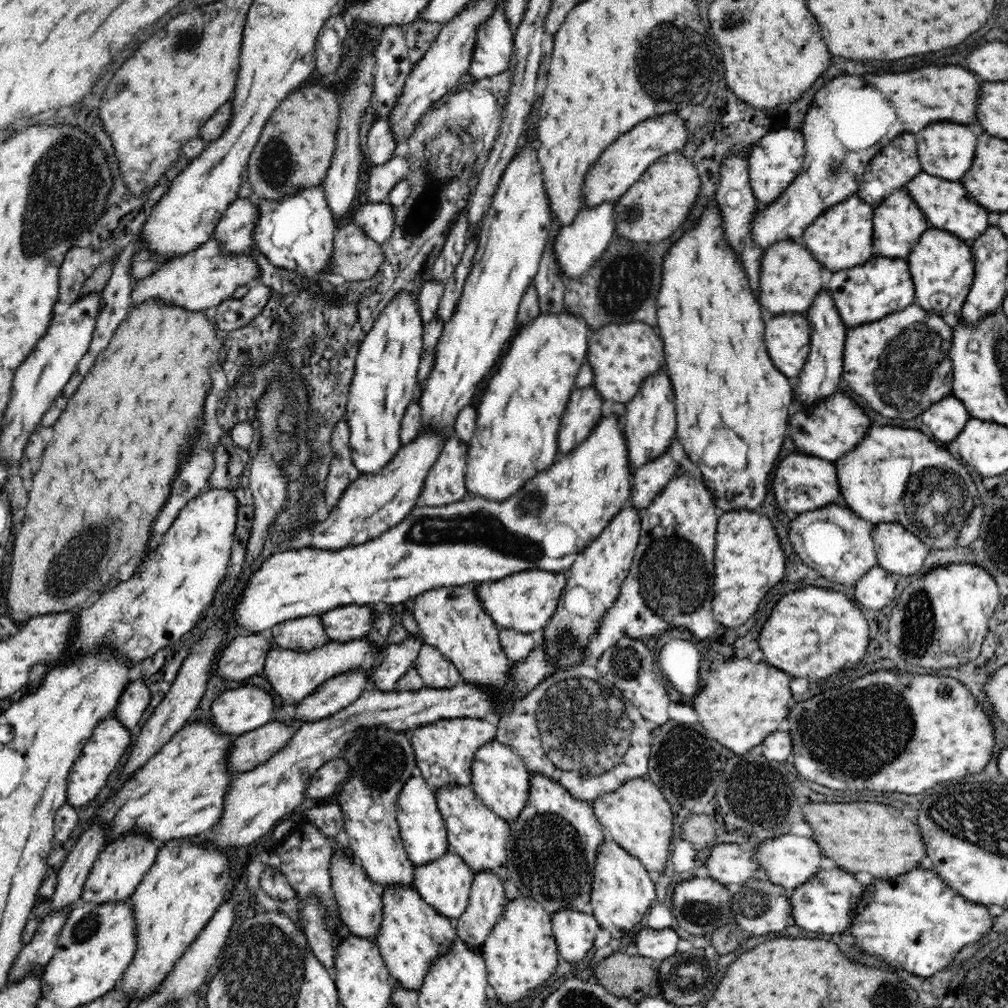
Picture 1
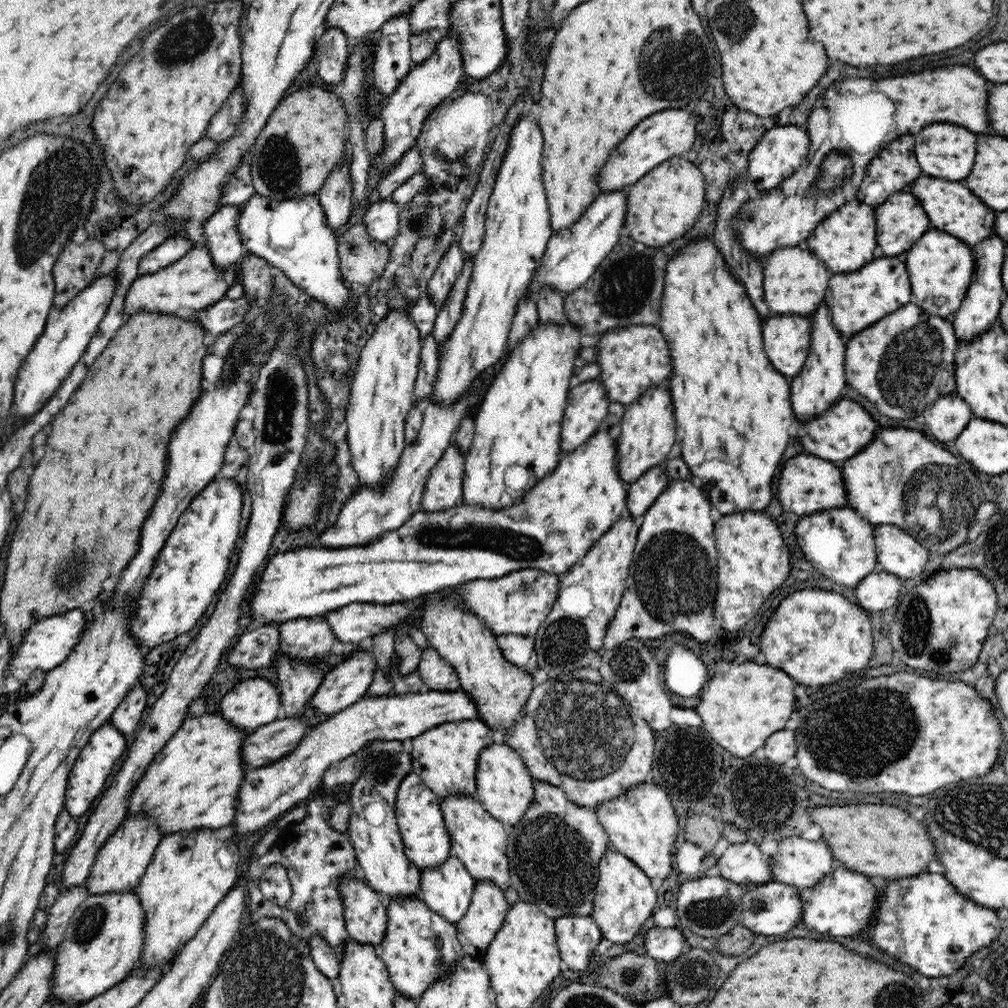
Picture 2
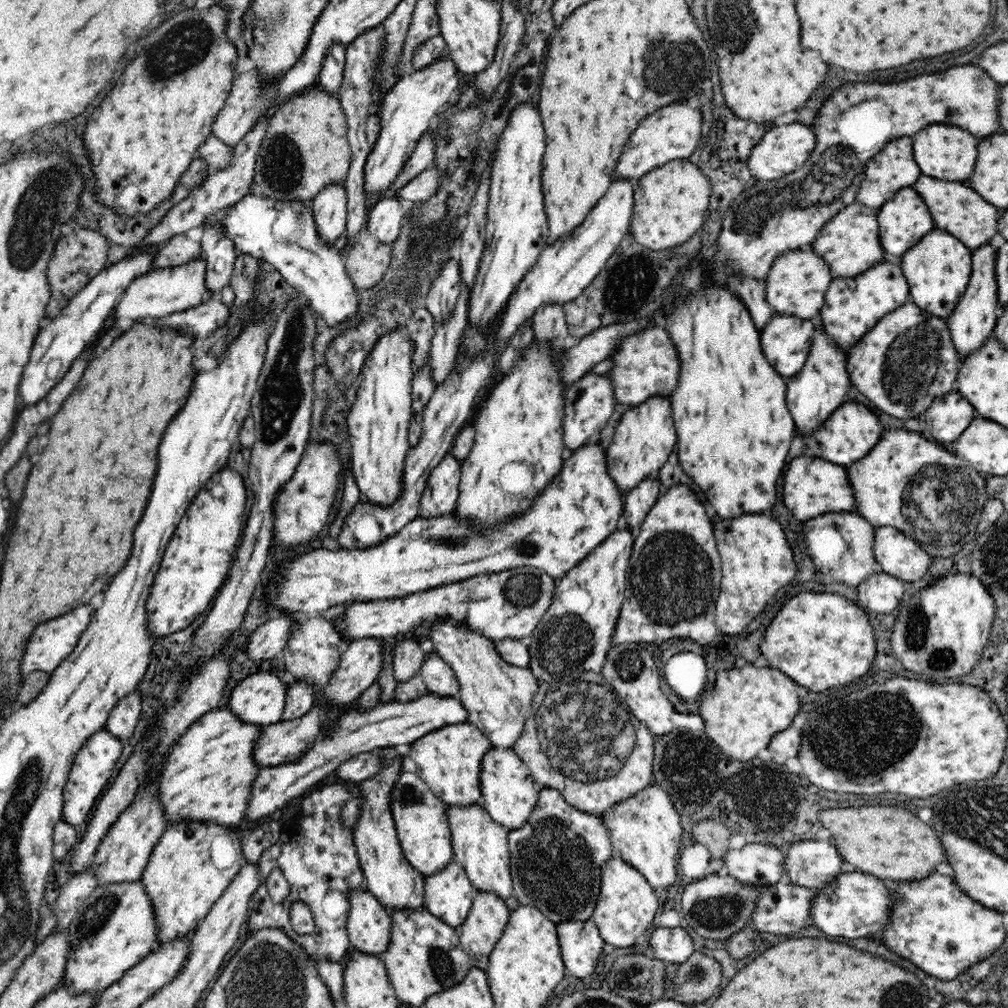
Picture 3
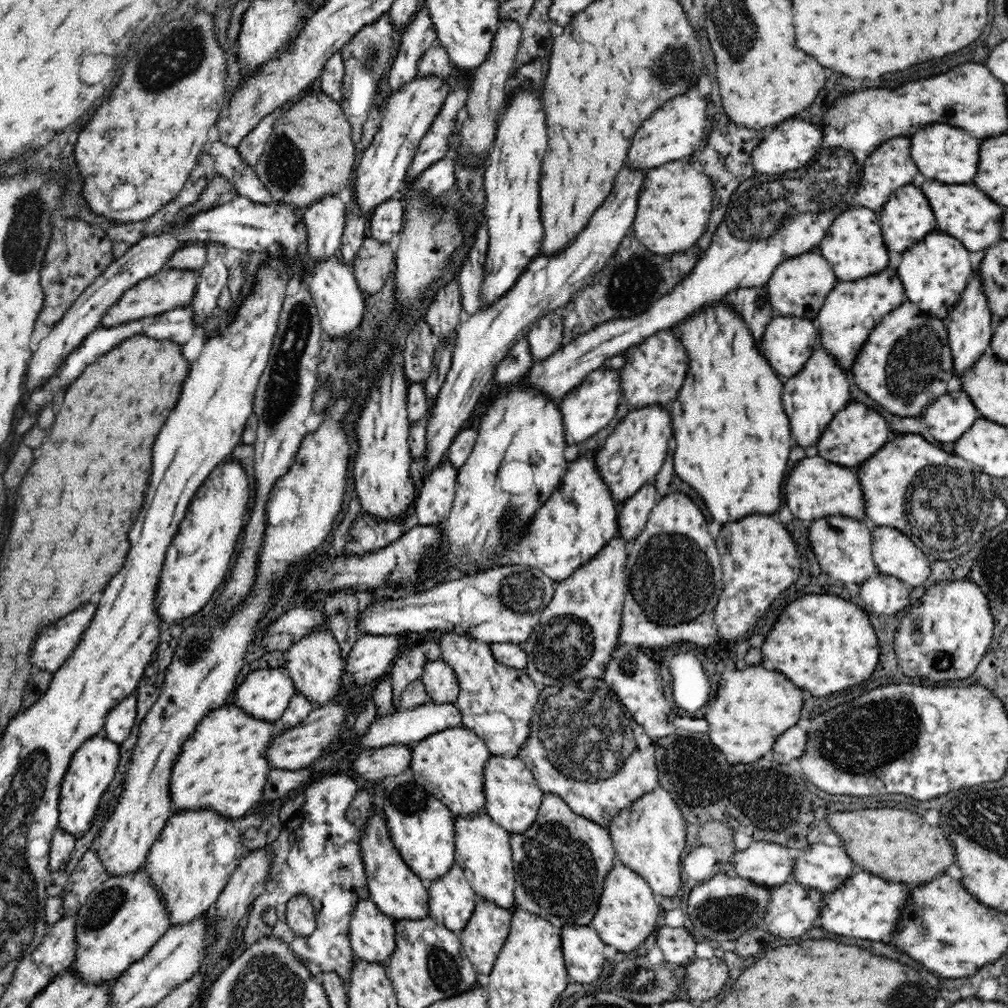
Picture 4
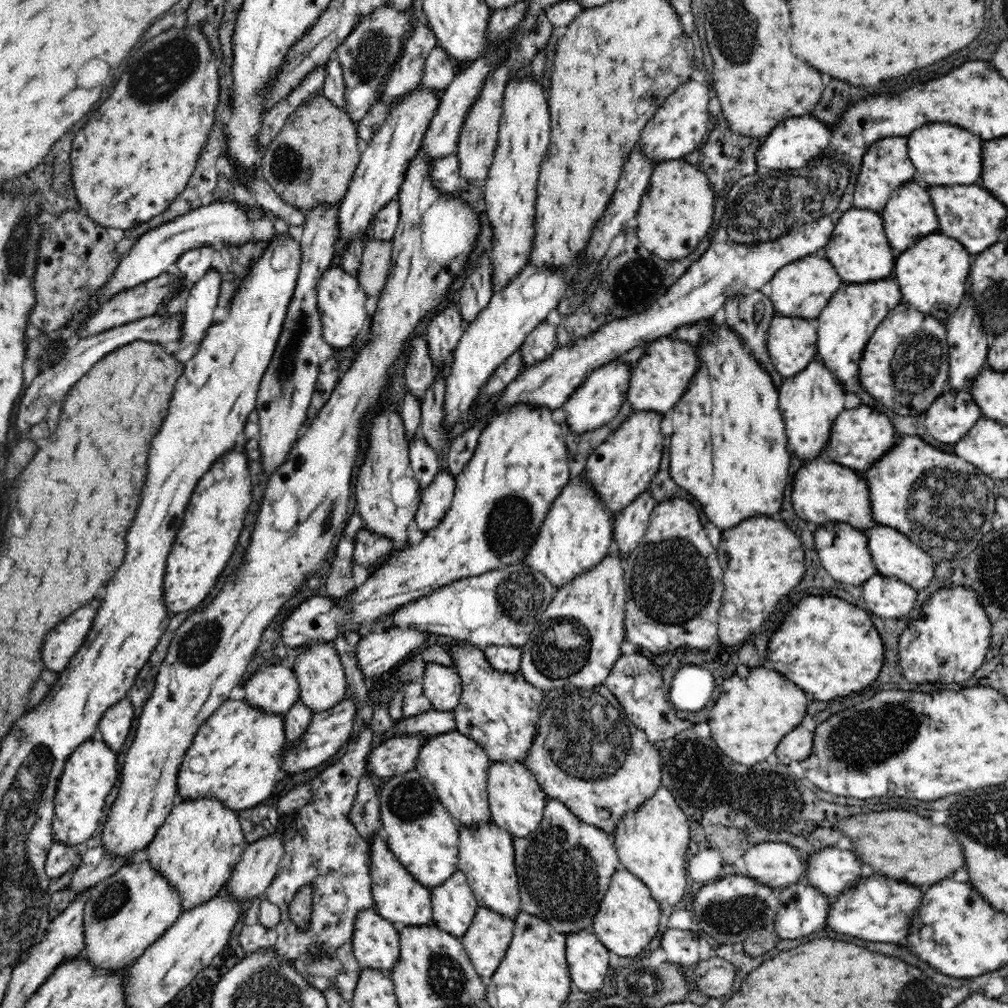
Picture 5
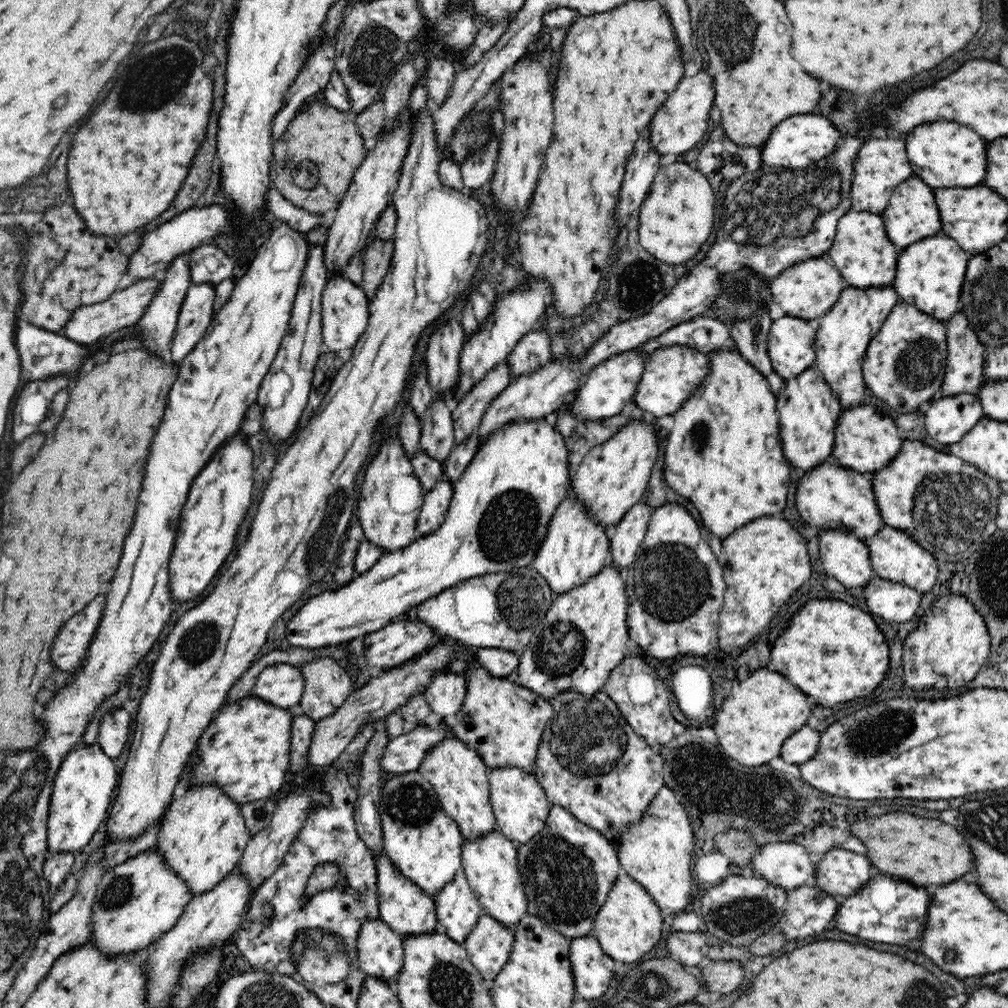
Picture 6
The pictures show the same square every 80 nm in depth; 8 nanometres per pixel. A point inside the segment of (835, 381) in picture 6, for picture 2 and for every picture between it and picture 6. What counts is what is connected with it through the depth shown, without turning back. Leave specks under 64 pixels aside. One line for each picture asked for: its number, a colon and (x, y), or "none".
2: (855, 301)
3: (852, 306)
4: (852, 309)
5: (846, 323)

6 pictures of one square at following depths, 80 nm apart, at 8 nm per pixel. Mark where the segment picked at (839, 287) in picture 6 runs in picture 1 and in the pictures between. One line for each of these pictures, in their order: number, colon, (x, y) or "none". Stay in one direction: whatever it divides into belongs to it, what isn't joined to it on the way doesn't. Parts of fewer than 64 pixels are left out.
1: (790, 278)
2: (795, 280)
3: (796, 285)
4: (798, 287)
5: (801, 289)

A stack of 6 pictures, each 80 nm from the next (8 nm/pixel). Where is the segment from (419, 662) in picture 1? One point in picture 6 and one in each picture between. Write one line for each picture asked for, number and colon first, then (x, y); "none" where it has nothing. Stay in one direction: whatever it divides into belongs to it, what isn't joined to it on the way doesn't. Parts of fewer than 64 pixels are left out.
2: (438, 675)
3: (437, 674)
4: (438, 677)
5: (443, 687)
6: (445, 695)

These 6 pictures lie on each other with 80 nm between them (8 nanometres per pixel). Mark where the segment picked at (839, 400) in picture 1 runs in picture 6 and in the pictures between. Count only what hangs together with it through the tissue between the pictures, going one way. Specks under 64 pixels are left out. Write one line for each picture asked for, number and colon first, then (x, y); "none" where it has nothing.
2: (841, 433)
3: (852, 431)
4: (855, 433)
5: (860, 437)
6: (866, 441)

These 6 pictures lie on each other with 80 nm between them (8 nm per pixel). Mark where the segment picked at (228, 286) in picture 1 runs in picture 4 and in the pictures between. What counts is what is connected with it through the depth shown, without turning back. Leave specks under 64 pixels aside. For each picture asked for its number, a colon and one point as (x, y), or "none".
2: (192, 283)
3: (160, 292)
4: (170, 288)

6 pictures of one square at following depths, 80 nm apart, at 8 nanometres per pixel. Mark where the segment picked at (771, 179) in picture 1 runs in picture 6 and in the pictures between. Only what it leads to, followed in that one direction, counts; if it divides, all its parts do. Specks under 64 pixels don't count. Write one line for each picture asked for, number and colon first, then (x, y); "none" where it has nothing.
2: (780, 151)
3: (783, 149)
4: (790, 145)
5: (793, 144)
6: (805, 138)

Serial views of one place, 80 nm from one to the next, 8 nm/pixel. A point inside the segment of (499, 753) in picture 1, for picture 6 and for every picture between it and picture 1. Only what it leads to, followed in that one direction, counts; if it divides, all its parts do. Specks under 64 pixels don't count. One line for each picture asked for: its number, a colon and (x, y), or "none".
2: (505, 787)
3: (509, 793)
4: (513, 798)
5: (516, 802)
6: (520, 804)

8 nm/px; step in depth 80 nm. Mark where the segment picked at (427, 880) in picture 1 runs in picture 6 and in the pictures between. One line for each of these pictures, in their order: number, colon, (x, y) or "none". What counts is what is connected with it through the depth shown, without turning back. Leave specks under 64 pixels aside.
2: (447, 889)
3: (449, 894)
4: (451, 902)
5: (454, 904)
6: (457, 908)

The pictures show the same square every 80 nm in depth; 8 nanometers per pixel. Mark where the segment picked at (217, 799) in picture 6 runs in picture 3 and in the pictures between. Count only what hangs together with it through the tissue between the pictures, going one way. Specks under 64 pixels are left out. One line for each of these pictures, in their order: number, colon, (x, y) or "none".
3: (193, 863)
4: (192, 860)
5: (199, 844)

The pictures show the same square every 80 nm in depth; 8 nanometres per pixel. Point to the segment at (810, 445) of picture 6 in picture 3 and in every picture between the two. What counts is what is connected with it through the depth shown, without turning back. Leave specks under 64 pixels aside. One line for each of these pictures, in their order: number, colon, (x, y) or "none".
3: (821, 386)
4: (810, 398)
5: (809, 401)

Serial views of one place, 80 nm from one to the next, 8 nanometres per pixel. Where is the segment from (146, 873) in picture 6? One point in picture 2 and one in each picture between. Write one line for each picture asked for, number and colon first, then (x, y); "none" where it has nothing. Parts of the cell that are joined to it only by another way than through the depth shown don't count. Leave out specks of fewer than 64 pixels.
2: (103, 941)
3: (115, 928)
4: (125, 916)
5: (128, 911)

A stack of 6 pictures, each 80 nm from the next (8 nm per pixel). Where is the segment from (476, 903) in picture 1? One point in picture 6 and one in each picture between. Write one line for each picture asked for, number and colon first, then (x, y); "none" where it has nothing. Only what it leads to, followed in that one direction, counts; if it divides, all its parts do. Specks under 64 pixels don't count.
2: (488, 906)
3: (486, 921)
4: (482, 938)
5: (488, 936)
6: (488, 946)

